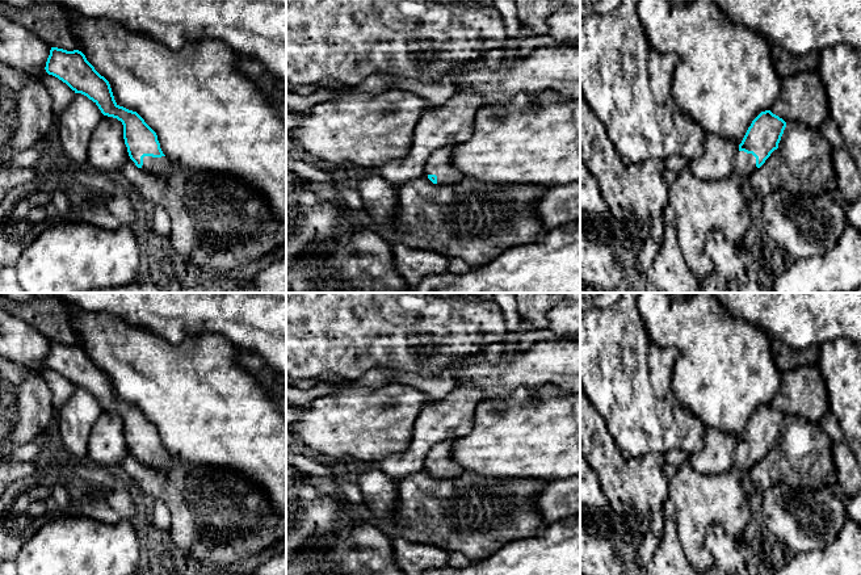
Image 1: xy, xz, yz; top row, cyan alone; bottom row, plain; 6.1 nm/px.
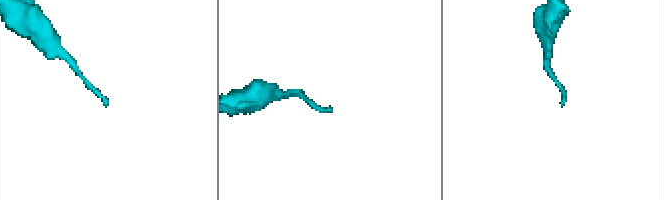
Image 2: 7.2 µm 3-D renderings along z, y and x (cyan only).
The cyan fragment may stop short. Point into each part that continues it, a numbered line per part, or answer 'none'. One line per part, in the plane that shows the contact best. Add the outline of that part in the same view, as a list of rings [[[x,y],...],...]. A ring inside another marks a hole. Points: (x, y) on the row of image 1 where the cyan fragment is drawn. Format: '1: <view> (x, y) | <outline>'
1: xy (159, 167) | [[[144,156],[143,165],[140,169],[152,173],[155,176],[159,176],[161,179],[169,179],[171,177],[169,165],[171,163],[165,156],[161,158]]]

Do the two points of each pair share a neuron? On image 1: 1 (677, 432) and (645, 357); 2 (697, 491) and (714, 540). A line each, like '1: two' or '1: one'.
1: one
2: two

